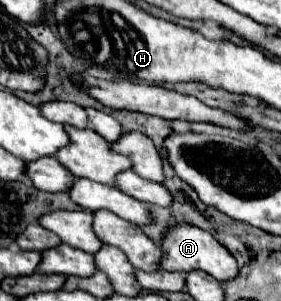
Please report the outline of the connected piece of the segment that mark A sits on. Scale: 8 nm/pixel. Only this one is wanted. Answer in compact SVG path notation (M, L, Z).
M181 223L175 227L175 231L167 231L165 239L163 239L163 261L161 261L161 269L165 271L181 271L181 273L189 273L189 271L205 271L211 277L215 277L217 281L225 283L237 277L239 269L237 269L237 261L233 259L233 255L207 231L199 229L199 227L191 227L187 223Z

